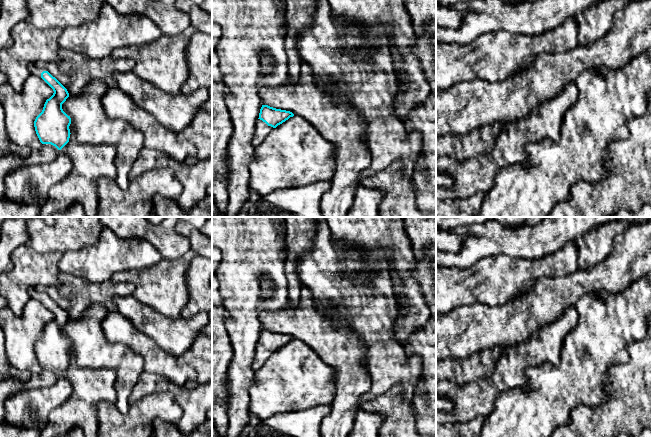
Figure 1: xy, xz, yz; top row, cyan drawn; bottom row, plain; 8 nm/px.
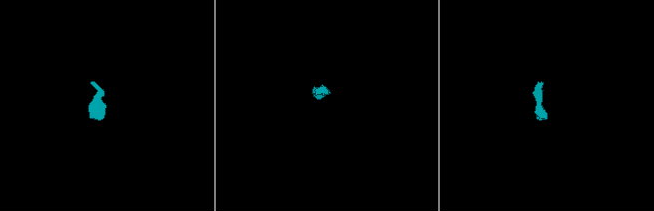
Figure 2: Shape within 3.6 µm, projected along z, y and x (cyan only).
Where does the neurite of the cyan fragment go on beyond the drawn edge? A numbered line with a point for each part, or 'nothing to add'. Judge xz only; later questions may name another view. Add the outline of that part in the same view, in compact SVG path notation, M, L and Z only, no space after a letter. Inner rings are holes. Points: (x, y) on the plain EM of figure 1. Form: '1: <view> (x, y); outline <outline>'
1: xz (263, 354); outline M258 343L256 347L256 356L252 364L254 371L260 369L264 363L273 355L273 351L268 350L265 346Z

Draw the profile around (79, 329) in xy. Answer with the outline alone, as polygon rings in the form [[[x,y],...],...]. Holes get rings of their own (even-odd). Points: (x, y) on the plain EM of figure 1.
[[[94,303],[79,319],[69,320],[62,333],[71,342],[70,357],[78,365],[115,371],[115,405],[125,414],[129,410],[128,399],[132,389],[144,371],[144,360],[130,347],[106,340],[101,323],[108,313],[106,307]]]

